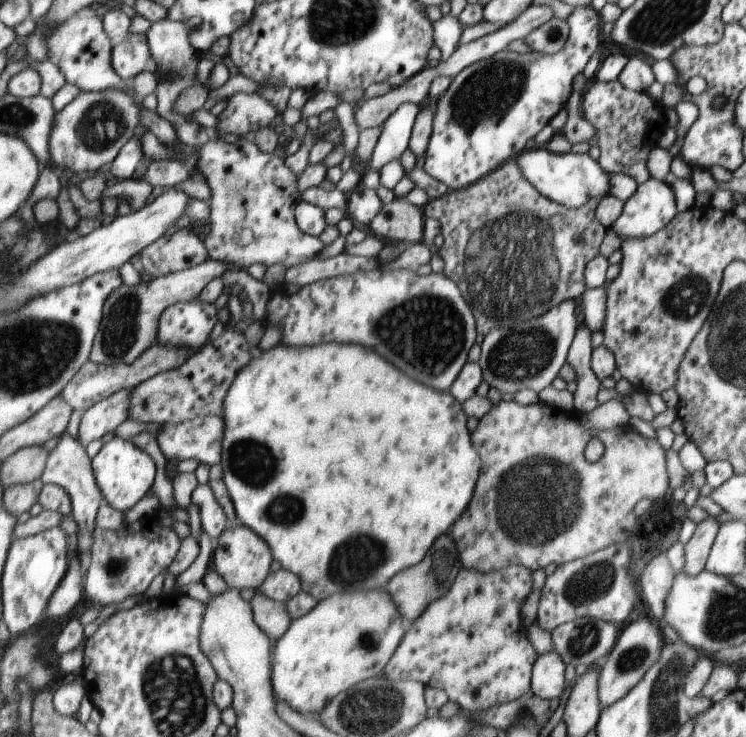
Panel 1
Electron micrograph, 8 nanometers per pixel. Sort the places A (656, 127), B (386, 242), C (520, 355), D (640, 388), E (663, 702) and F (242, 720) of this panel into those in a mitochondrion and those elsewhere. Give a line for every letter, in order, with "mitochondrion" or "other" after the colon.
A: other
B: other
C: mitochondrion
D: other
E: mitochondrion
F: other

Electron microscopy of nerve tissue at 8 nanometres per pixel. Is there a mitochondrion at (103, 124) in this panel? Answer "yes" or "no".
yes

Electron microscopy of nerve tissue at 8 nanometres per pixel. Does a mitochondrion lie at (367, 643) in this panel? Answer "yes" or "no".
yes

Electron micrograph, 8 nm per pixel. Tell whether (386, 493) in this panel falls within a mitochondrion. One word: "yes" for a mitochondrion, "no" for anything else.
no

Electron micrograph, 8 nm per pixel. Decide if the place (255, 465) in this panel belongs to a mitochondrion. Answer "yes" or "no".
yes

